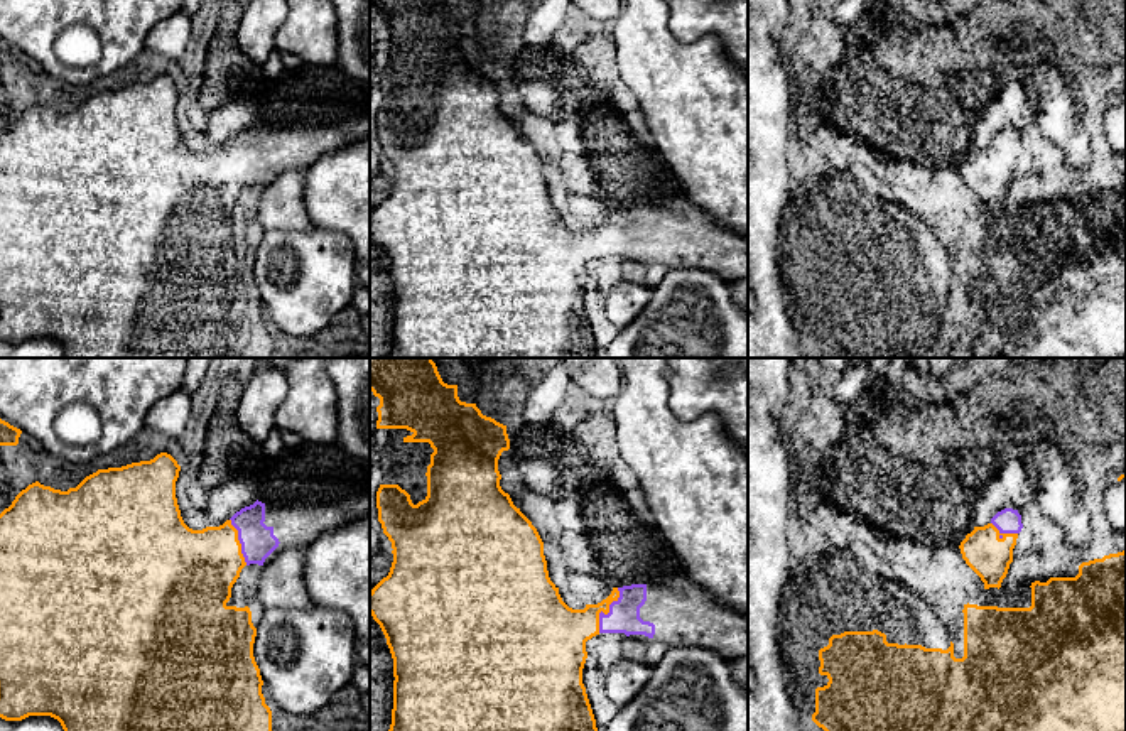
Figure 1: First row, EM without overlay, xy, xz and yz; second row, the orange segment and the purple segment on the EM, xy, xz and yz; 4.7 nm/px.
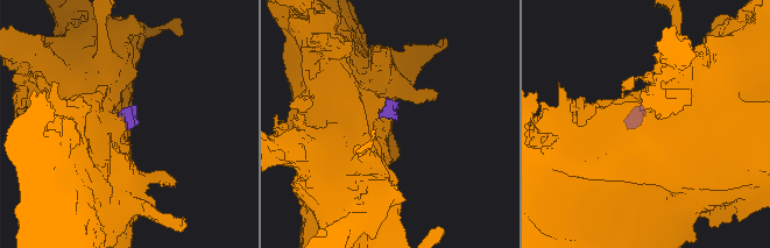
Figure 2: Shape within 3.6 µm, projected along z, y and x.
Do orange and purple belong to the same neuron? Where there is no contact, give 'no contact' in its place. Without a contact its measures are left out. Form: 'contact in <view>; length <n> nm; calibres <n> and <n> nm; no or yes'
contact in xz; length 240 nm; calibres 260 and 150 nm; yes

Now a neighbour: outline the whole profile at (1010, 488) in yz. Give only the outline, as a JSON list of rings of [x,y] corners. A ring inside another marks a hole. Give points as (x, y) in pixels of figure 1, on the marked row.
[[[1008,459],[986,486],[974,505],[974,527],[991,523],[991,518],[1004,508],[1023,508],[1031,500],[1026,468],[1021,459]]]

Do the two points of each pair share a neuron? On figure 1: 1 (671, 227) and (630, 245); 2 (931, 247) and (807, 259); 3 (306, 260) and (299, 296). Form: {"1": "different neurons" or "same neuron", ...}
{"1": "same neuron", "2": "same neuron", "3": "same neuron"}

